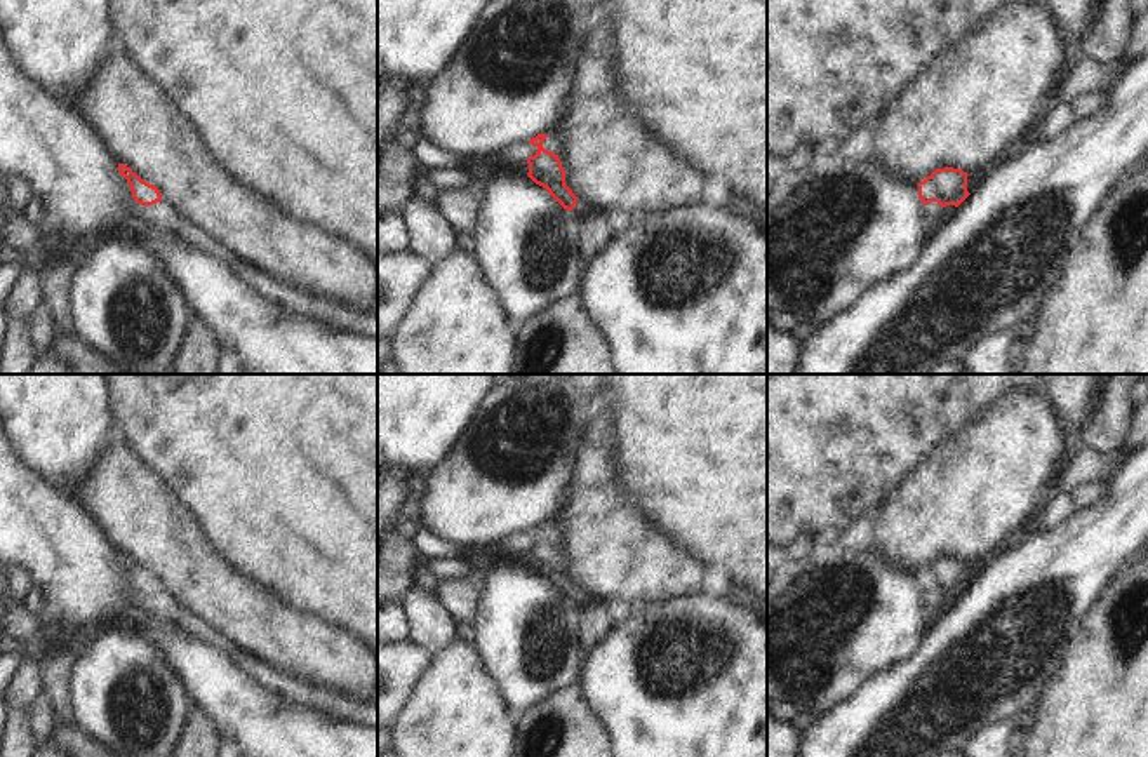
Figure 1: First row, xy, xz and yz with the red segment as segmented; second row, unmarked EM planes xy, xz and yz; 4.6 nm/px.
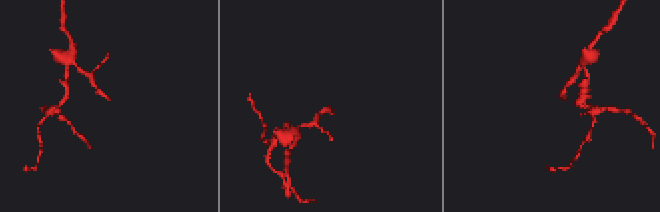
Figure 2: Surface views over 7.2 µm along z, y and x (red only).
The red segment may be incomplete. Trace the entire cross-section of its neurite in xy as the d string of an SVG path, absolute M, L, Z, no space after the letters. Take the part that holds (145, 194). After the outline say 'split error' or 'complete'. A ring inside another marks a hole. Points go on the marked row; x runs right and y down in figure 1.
M118 164L118 172L123 176L130 186L132 198L141 205L153 205L162 202L162 195L157 186L143 181L136 172L125 164Z; complete

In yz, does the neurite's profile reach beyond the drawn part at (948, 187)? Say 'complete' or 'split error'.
complete

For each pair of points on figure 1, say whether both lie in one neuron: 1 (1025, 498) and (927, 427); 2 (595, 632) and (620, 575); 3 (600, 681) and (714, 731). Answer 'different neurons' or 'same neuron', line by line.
1: different neurons
2: different neurons
3: same neuron

